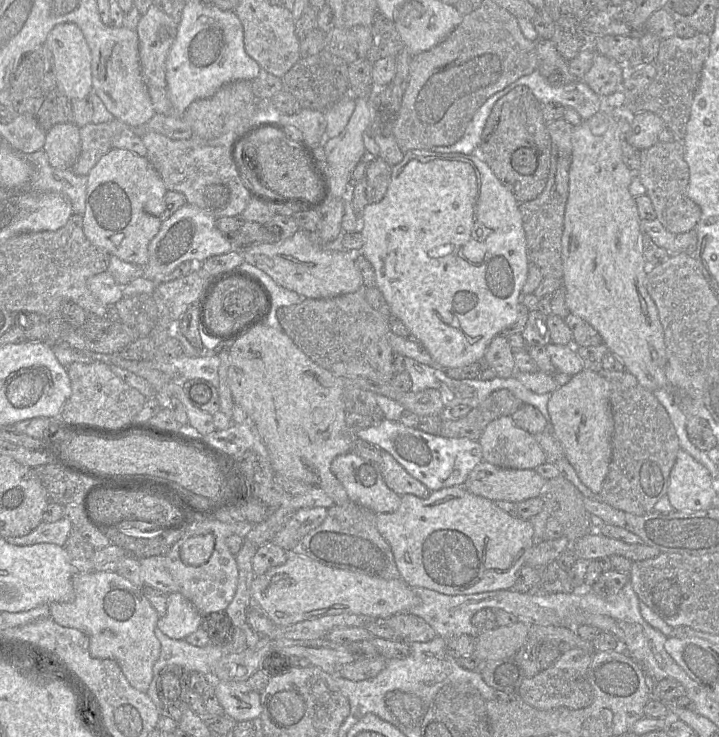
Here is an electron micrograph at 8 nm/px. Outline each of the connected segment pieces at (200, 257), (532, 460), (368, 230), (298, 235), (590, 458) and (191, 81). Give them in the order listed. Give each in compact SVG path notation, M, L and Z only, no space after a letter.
M186 203L163 221L157 235L149 244L149 258L144 266L144 278L159 281L172 273L183 262L201 263L206 259L231 252L232 244L217 228L217 219L201 208Z
M511 416L491 421L479 441L483 461L502 468L535 469L547 456L535 436L517 427Z
M414 149L404 153L403 160L391 167L391 179L384 198L366 206L359 217L359 229L363 235L360 249L372 264L376 275L376 287L384 295L391 308L391 315L400 319L431 355L435 365L444 369L464 367L484 358L486 349L501 330L513 324L518 316L521 289L527 279L528 256L519 203L513 194L499 181L488 164L475 154L438 153L432 150Z
M299 229L293 236L280 243L257 243L238 250L249 263L268 274L280 286L306 298L332 298L358 291L363 279L355 261L346 250L324 250L308 237L308 232Z
M583 369L550 394L547 407L549 428L561 443L564 456L580 481L599 494L612 457L613 417L608 382L598 372Z
M205 2L185 3L182 19L178 24L177 36L166 61L169 97L177 115L182 115L193 101L213 96L230 82L252 81L258 77L260 71L260 65L245 50L243 25L234 11L222 10Z

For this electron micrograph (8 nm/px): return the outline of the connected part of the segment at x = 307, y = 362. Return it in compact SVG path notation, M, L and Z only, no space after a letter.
M267 324L256 326L233 342L229 350L228 384L235 404L240 405L254 421L269 452L275 474L321 488L334 504L350 502L344 487L331 471L332 460L338 455L349 452L355 439L348 432L345 421L344 390L347 387L361 388L393 399L418 416L446 416L442 395L438 389L399 392L390 383L363 377L336 376L313 362L285 332Z

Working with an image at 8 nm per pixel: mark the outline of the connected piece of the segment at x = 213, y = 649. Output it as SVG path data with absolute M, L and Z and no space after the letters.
M157 627L154 634L160 642L161 650L158 660L153 666L153 678L147 690L147 695L156 695L156 683L160 671L167 665L178 665L187 671L200 672L210 677L210 671L218 660L224 656L222 645L210 643L204 647L189 644L185 639L172 639Z

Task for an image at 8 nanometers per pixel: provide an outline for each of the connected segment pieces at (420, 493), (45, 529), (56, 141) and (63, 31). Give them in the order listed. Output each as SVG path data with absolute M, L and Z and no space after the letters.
M381 450L379 465L385 483L398 495L413 494L420 498L427 498L430 495L431 491L423 483L411 476L391 454L384 450Z
M61 518L53 523L42 521L34 530L25 536L8 537L5 539L10 544L18 546L37 543L52 543L64 546L71 530L72 523L65 518Z
M74 123L56 124L46 133L43 151L56 169L71 169L81 152L80 128Z
M75 23L56 25L45 42L54 57L54 70L59 89L70 99L80 100L92 92L91 51L81 29Z

